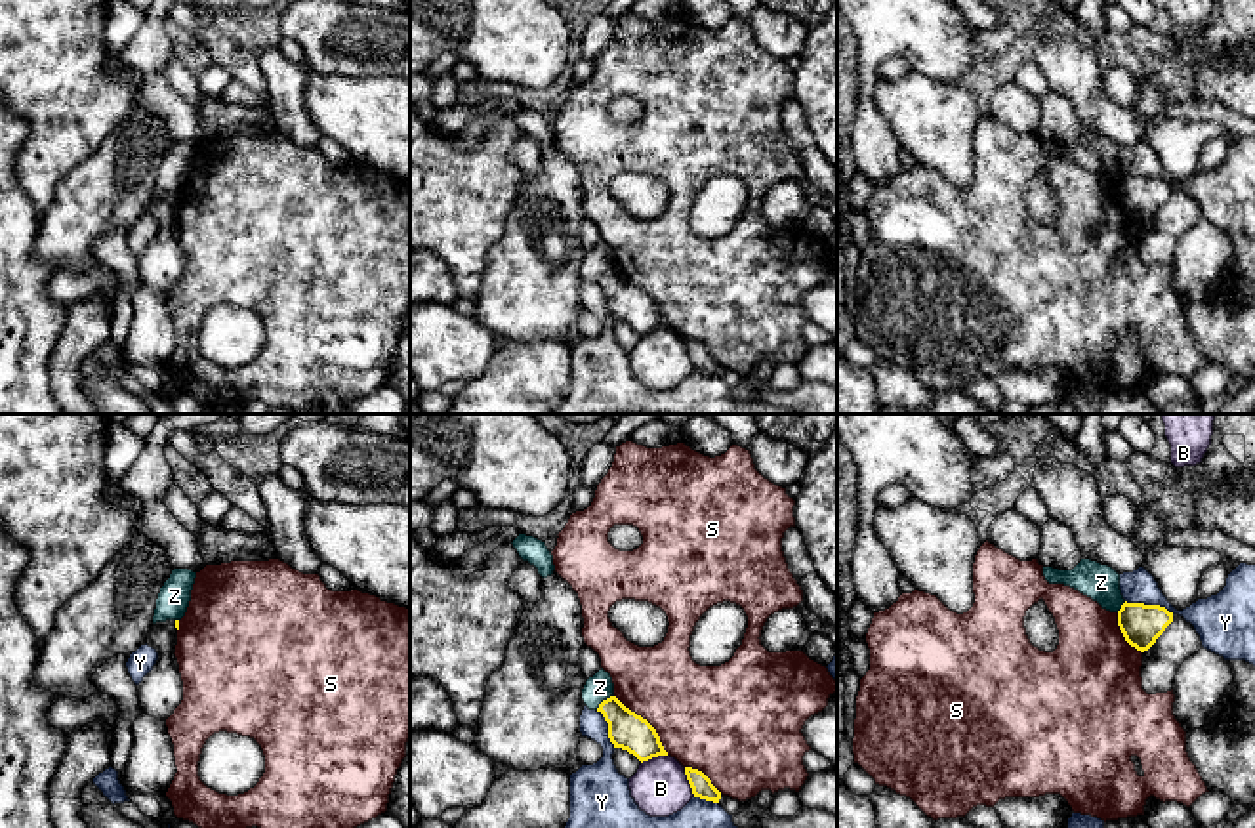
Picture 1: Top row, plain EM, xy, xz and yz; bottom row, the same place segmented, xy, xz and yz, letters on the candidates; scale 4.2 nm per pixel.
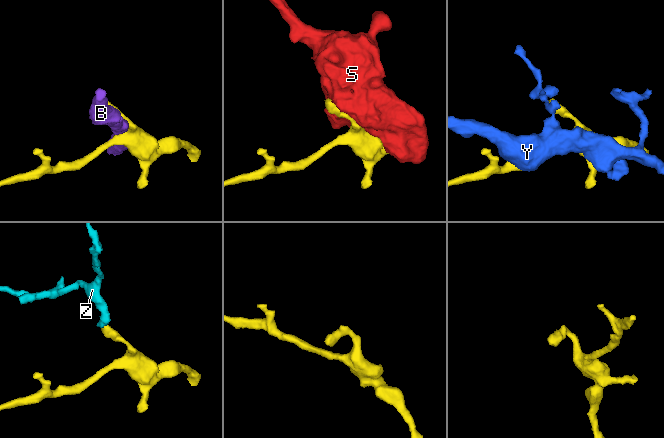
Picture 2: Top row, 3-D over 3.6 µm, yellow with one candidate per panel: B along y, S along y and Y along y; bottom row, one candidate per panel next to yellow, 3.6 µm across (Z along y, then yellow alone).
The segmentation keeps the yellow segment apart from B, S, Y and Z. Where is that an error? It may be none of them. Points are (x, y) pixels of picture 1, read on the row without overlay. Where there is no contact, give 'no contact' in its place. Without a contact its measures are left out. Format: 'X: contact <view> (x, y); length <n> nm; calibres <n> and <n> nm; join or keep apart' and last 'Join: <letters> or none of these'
B: contact xz (689, 355); length 140 nm; calibres 90 and 240 nm; keep apart
S: contact xz (647, 294); length 340 nm; calibres 160 and 440 nm; keep apart
Y: contact yz (1151, 178); length 220 nm; calibres 180 and 150 nm; keep apart
Z: contact xz (603, 273); length 100 nm; calibres 160 and 120 nm; keep apart
Join: none of these

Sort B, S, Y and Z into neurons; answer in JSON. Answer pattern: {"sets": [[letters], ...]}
{"sets": [["B"], ["S"], ["Y"], ["Z"]]}

